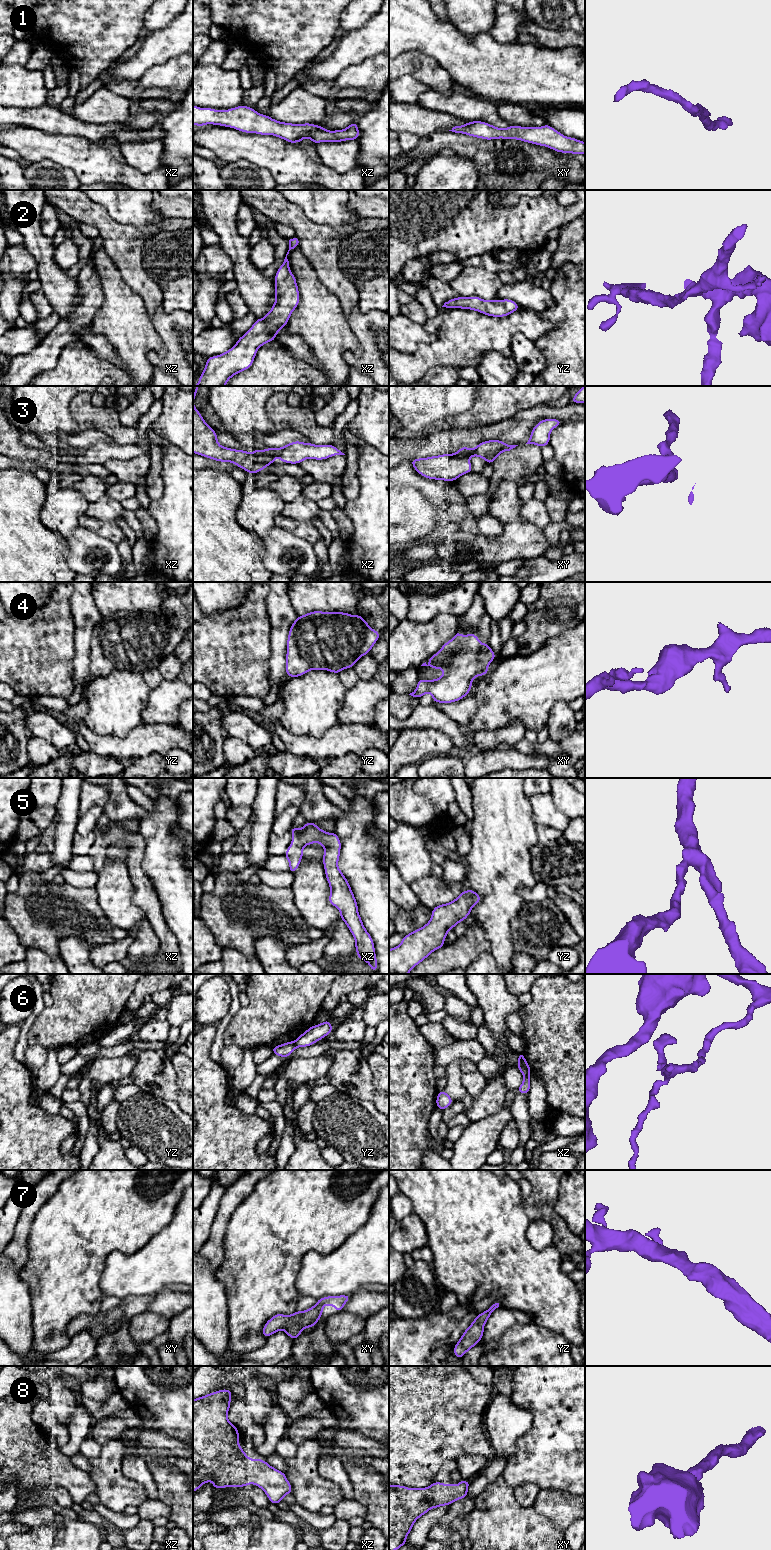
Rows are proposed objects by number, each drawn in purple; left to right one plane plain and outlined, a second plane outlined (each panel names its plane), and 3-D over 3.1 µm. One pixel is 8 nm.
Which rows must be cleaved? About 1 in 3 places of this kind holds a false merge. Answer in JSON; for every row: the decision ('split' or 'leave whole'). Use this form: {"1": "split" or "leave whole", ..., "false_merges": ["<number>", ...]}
{"1": "leave whole", "2": "leave whole", "3": "split", "4": "leave whole", "5": "leave whole", "6": "split", "7": "leave whole", "8": "leave whole", "false_merges": ["3", "6"]}

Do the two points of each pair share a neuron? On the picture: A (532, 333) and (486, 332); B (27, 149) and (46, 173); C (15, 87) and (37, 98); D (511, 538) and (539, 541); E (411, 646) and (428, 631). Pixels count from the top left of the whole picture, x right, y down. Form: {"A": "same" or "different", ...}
{"A": "same", "B": "different", "C": "same", "D": "same", "E": "same"}

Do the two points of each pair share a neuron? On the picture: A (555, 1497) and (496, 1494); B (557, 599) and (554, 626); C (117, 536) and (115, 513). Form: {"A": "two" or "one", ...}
{"A": "two", "B": "one", "C": "two"}

